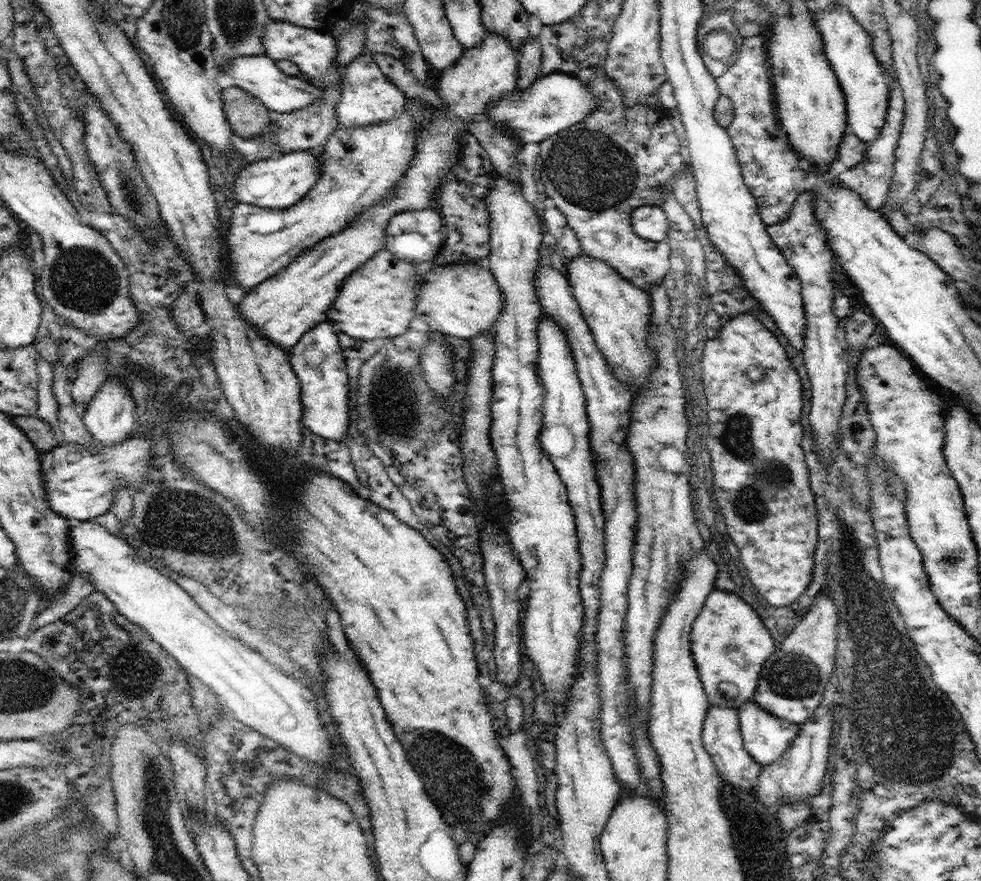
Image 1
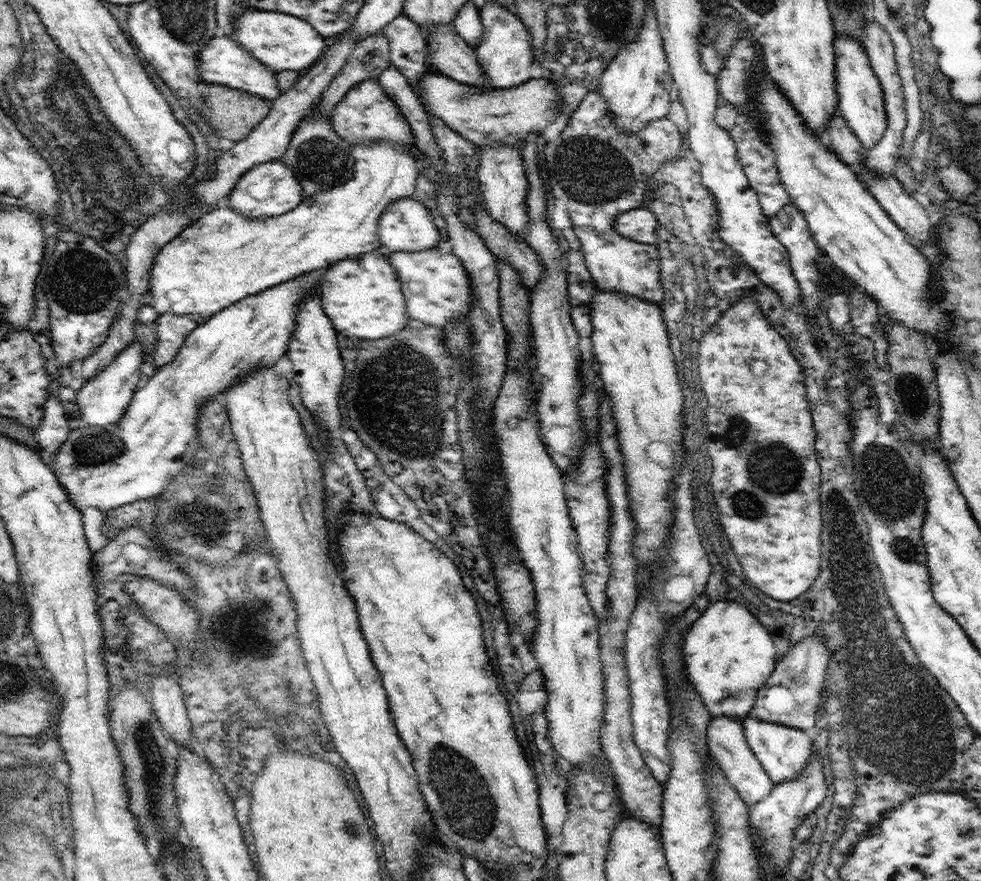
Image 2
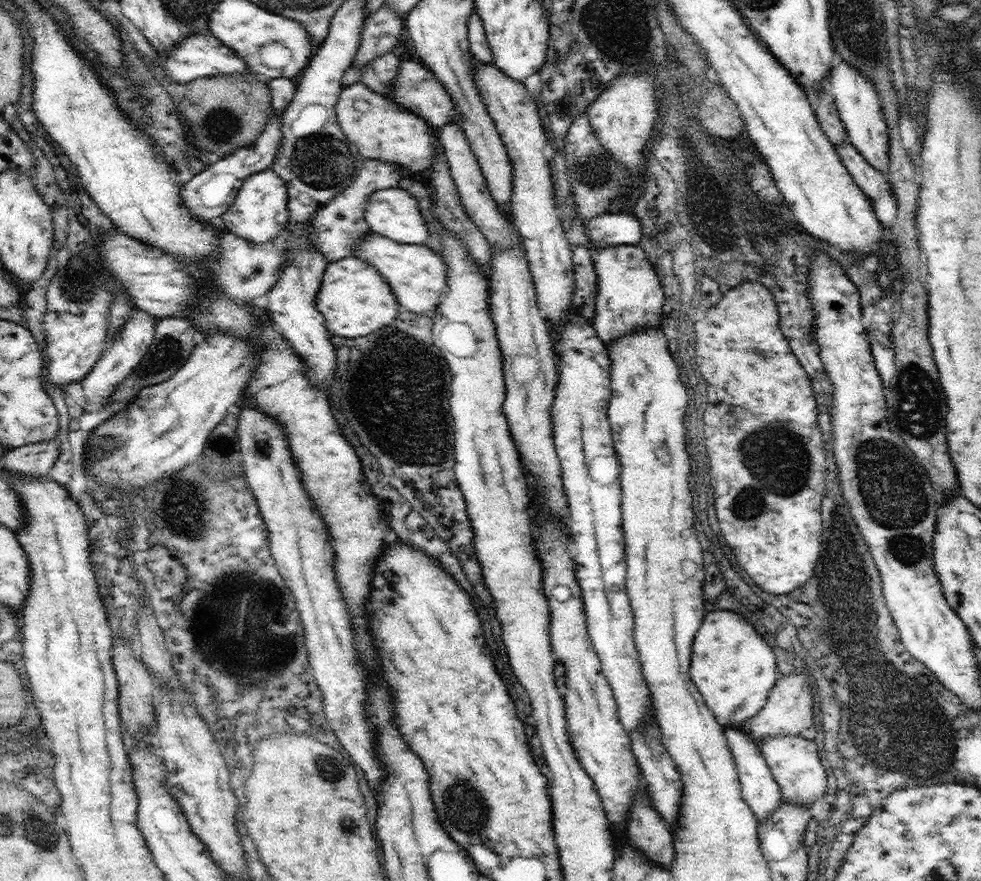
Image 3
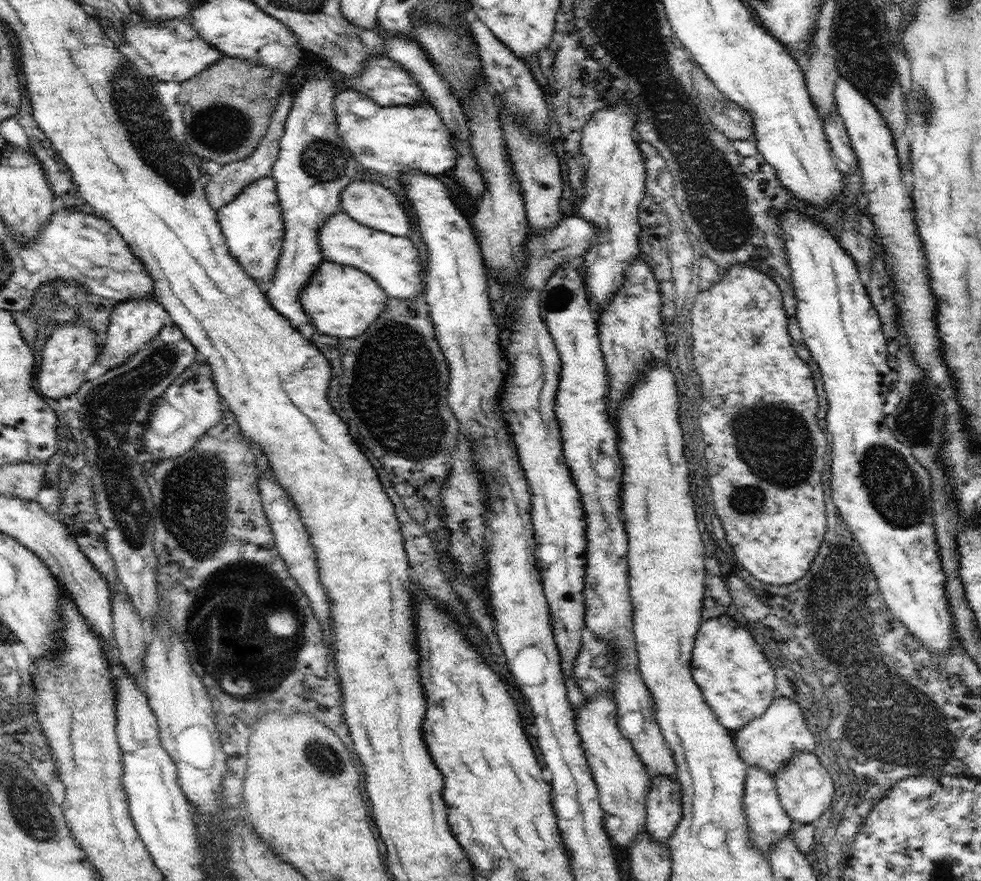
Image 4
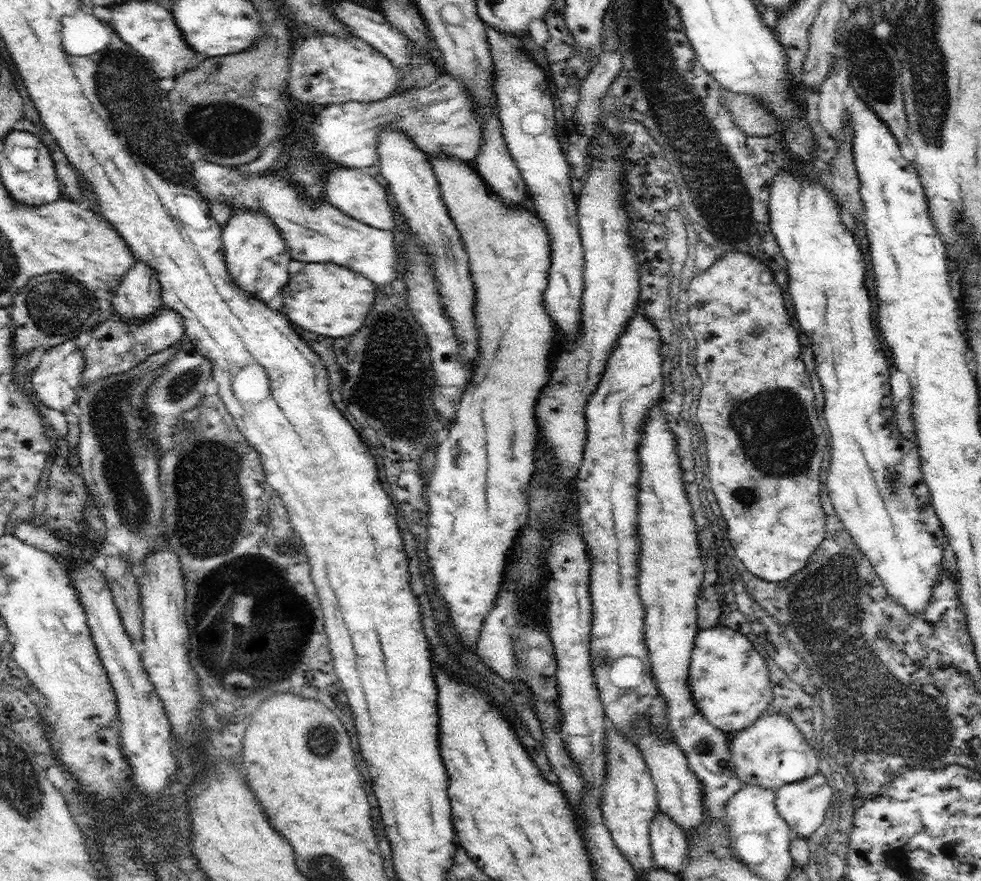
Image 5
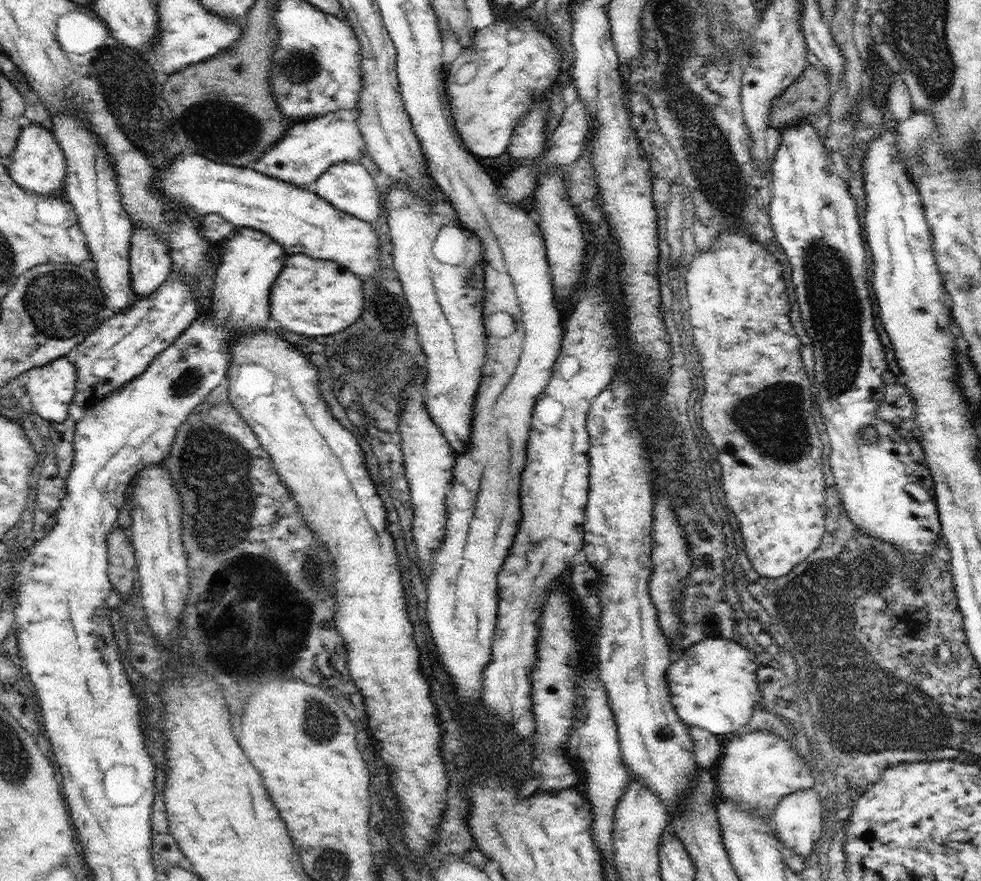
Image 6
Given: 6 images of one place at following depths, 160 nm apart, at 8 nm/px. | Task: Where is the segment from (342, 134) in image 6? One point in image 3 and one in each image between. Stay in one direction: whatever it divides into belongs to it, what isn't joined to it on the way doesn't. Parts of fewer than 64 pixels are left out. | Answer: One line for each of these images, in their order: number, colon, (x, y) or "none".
3: (382, 130)
4: (387, 139)
5: (441, 117)

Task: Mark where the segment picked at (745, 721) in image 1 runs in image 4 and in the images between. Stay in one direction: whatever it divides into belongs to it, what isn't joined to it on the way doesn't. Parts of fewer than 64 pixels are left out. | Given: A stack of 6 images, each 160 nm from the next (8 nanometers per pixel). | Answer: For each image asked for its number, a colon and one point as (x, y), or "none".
2: (783, 751)
3: (794, 762)
4: (805, 788)

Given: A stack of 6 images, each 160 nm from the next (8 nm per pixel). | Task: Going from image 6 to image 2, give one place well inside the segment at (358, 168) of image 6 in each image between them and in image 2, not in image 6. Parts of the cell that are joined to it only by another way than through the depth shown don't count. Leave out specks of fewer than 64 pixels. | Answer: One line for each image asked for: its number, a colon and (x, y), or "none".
2: (406, 225)
3: (393, 212)
4: (372, 204)
5: (356, 193)

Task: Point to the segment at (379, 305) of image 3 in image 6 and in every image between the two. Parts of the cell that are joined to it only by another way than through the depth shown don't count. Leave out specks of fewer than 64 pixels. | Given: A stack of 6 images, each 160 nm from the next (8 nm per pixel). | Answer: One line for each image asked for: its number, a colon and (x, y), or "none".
4: (341, 301)
5: (331, 300)
6: (315, 297)

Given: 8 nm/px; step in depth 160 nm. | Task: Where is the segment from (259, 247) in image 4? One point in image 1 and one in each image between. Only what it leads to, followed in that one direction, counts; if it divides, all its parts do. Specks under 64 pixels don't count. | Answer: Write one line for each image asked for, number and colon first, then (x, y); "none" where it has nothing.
1: (280, 181)
2: (270, 188)
3: (259, 213)

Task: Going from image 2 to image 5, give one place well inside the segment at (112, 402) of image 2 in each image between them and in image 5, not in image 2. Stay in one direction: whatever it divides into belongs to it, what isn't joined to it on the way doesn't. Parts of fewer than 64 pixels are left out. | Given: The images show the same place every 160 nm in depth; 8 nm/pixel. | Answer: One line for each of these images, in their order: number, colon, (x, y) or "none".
3: (131, 343)
4: (133, 324)
5: (138, 298)

